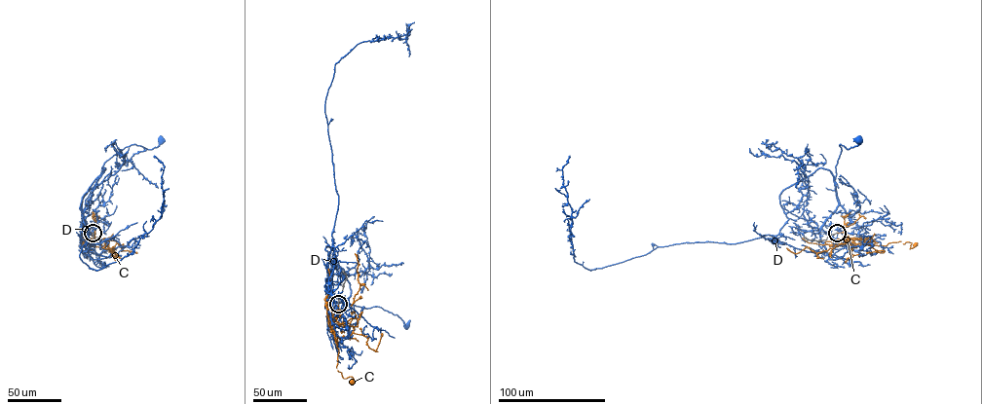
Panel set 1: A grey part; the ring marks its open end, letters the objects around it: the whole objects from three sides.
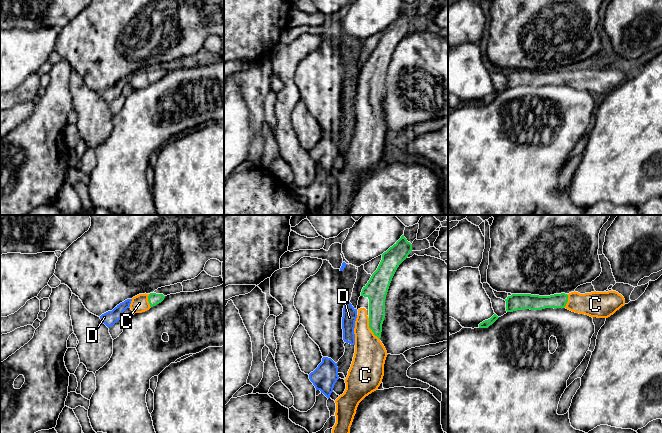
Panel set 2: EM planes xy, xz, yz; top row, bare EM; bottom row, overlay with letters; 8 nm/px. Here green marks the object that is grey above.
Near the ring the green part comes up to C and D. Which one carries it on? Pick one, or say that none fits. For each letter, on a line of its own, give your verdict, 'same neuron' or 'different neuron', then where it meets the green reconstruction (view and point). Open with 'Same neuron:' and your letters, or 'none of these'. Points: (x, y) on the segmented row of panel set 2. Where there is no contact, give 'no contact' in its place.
Same neuron: C
C: same neuron; meets green in xz at (370, 328)
D: different neuron; no contact

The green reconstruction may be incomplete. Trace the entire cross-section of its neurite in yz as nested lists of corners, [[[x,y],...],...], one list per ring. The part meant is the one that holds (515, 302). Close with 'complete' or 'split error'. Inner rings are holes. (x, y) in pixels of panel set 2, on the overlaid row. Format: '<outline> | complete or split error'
[[[616,291],[580,294],[571,292],[550,296],[512,294],[506,299],[506,311],[542,310],[545,308],[566,308],[572,312],[590,317],[608,318],[625,305],[624,297]]] | split error

